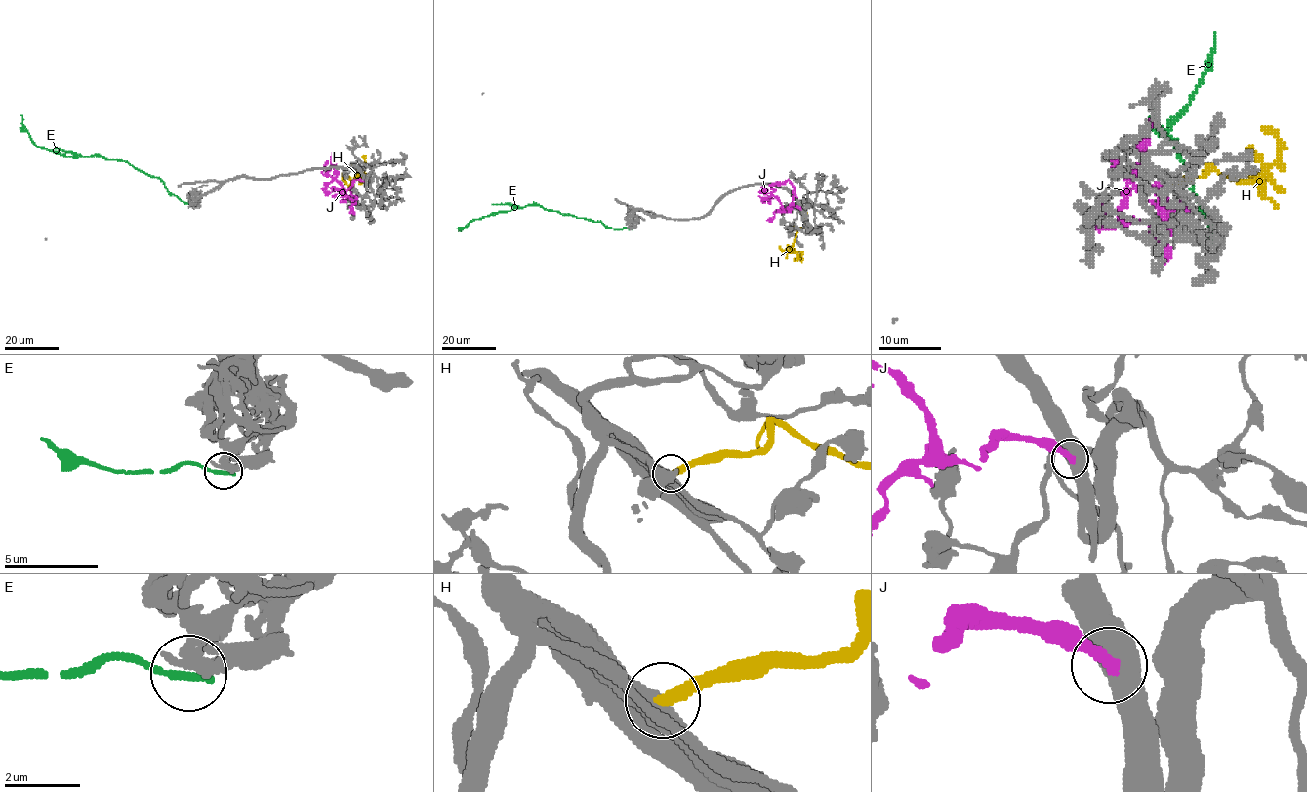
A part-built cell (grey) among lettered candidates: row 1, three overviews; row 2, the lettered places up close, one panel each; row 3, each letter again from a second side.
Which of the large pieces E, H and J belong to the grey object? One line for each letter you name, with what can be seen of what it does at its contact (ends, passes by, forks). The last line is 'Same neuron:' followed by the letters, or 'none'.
J: it ends there
Same neuron: J

